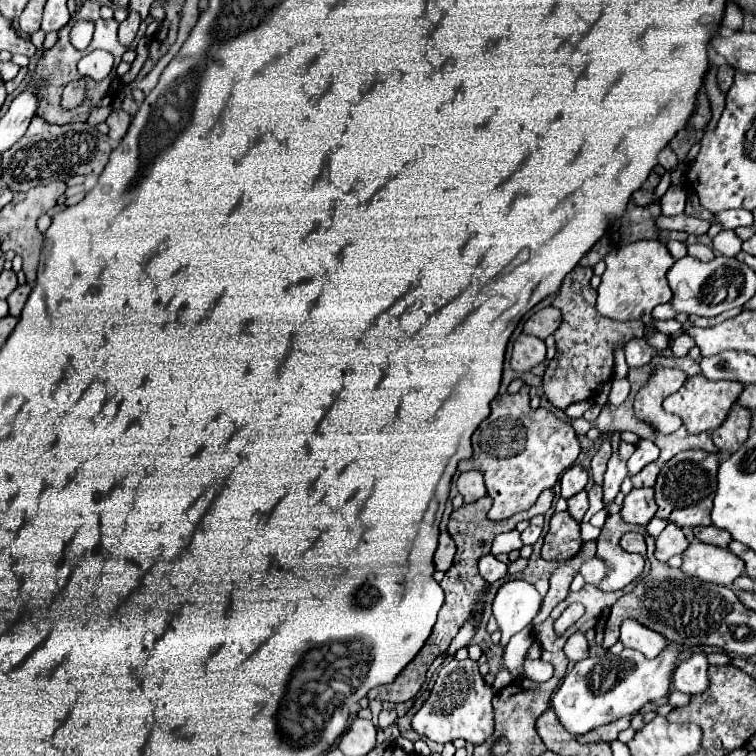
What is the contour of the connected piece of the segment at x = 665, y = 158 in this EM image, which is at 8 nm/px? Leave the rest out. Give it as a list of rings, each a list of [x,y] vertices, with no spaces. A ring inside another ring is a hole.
[[[667,145],[665,149],[661,149],[661,153],[659,153],[659,163],[661,163],[665,169],[671,169],[671,167],[677,165],[677,157],[675,157],[675,153],[671,151],[669,145]]]

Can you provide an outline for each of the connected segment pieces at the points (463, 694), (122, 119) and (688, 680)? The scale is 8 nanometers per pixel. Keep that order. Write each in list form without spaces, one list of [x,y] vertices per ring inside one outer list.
[[[451,659],[439,671],[435,687],[429,699],[413,717],[413,729],[431,741],[449,743],[453,739],[465,739],[471,743],[483,743],[493,733],[493,699],[495,691],[483,681],[479,673],[479,663],[473,659]]]
[[[113,111],[109,117],[107,117],[107,125],[109,125],[109,139],[117,145],[129,131],[129,125],[131,125],[131,115],[125,113],[125,111]]]
[[[693,655],[681,661],[673,675],[673,687],[681,693],[695,695],[709,689],[709,661],[707,655]]]

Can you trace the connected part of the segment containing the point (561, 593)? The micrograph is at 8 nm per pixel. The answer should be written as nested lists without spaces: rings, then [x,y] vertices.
[[[597,541],[585,543],[583,549],[581,549],[581,553],[579,553],[575,559],[571,559],[569,563],[565,563],[563,567],[559,567],[559,569],[551,575],[551,581],[549,581],[551,585],[549,585],[547,595],[543,597],[543,605],[541,605],[541,609],[539,609],[539,617],[535,617],[535,621],[533,621],[531,625],[543,623],[543,621],[549,617],[549,613],[553,611],[553,607],[555,607],[557,603],[561,603],[561,601],[567,597],[567,591],[569,591],[569,585],[571,585],[573,575],[577,573],[577,567],[579,567],[585,559],[589,559],[589,557],[595,555],[595,543],[597,543]]]

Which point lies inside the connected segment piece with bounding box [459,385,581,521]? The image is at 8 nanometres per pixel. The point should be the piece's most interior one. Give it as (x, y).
(521, 451)

